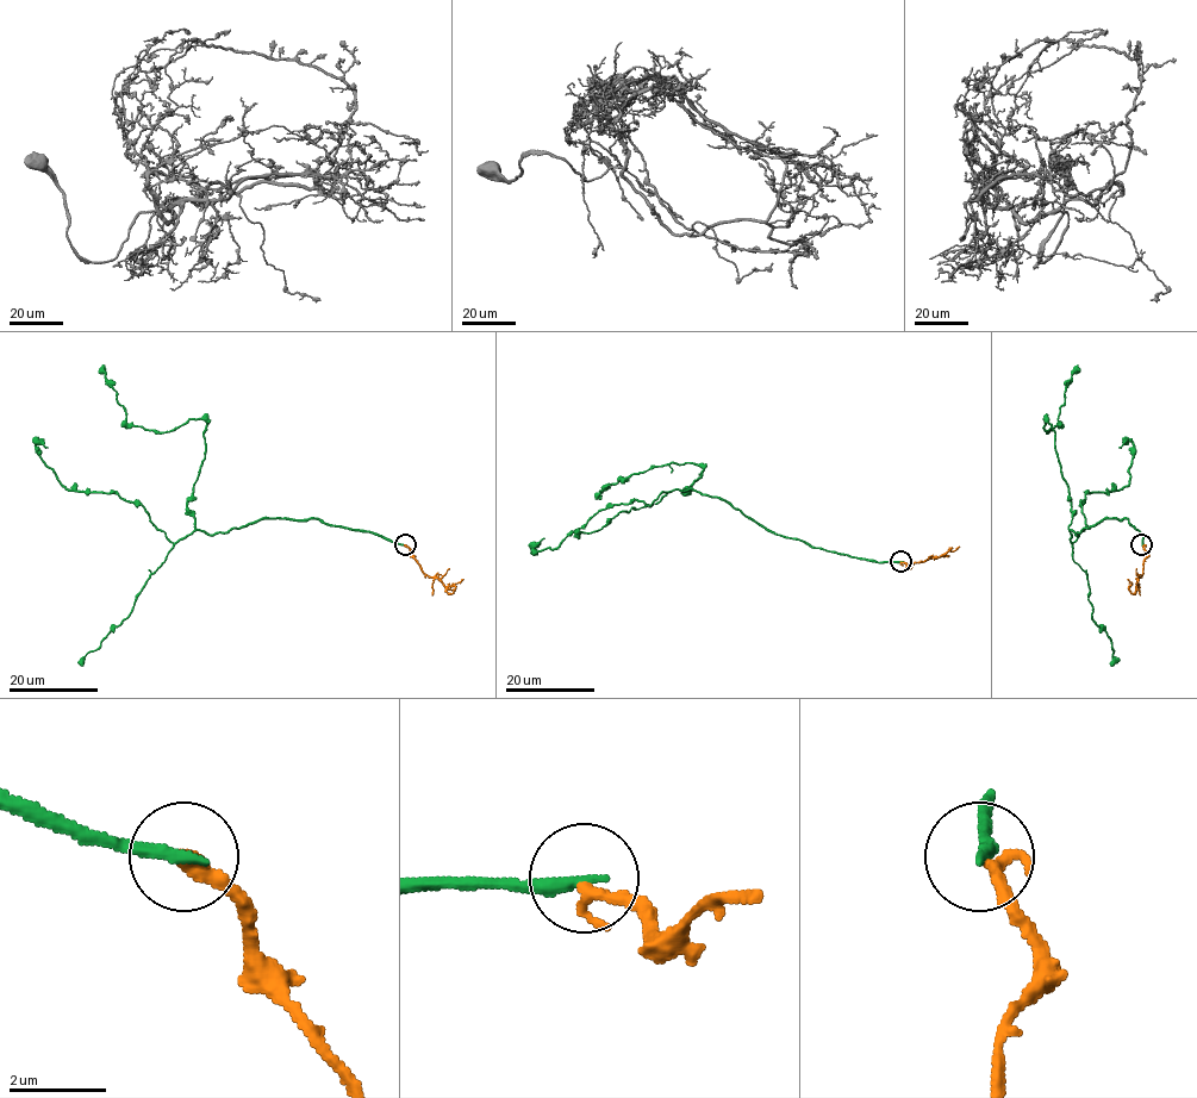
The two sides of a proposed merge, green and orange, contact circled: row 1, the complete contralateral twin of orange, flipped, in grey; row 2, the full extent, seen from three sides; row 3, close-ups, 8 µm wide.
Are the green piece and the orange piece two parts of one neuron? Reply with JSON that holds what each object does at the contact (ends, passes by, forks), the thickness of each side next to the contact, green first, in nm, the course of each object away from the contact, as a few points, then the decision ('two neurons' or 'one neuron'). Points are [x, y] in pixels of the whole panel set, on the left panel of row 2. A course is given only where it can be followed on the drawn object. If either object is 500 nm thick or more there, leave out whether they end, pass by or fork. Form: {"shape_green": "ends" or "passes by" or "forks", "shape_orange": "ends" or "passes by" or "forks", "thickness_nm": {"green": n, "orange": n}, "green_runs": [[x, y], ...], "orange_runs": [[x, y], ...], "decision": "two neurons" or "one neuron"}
{"shape_green": "ends", "shape_orange": "ends", "thickness_nm": {"green": 280, "orange": 300}, "green_runs": [[404, 546], [313, 518], [197, 530], [187, 499], [207, 423], [188, 419], [155, 432], [129, 424], [103, 365]], "orange_runs": [[404, 546], [425, 574], [436, 578], [448, 593], [463, 579]], "decision": "two neurons"}

